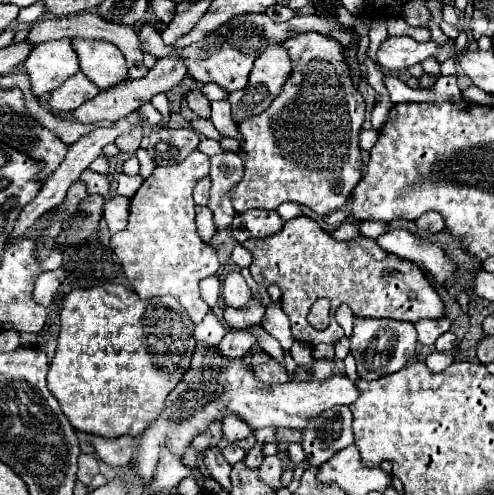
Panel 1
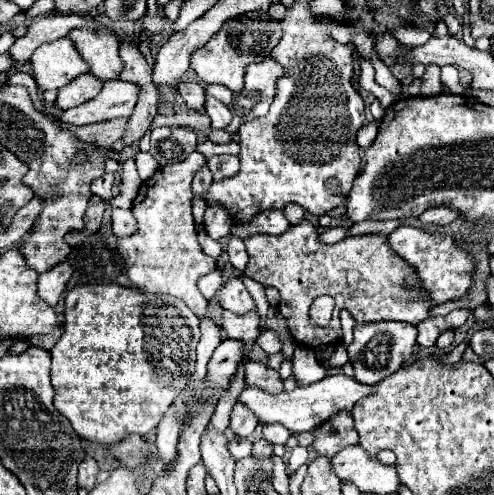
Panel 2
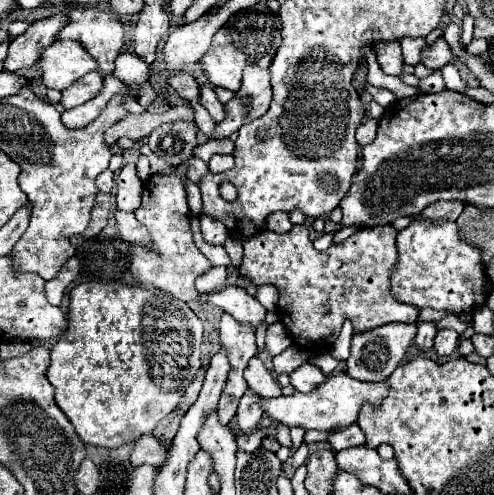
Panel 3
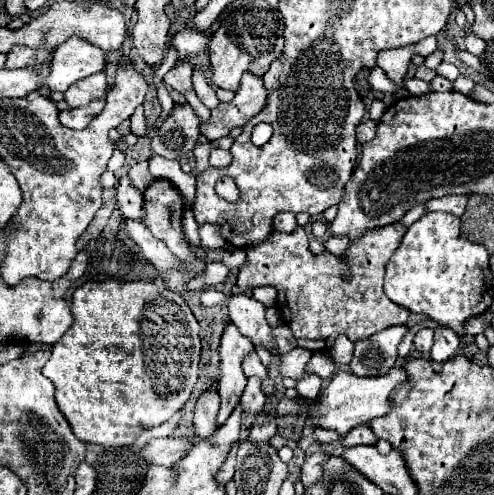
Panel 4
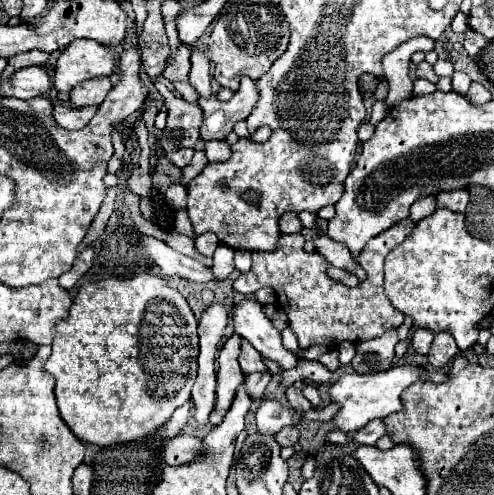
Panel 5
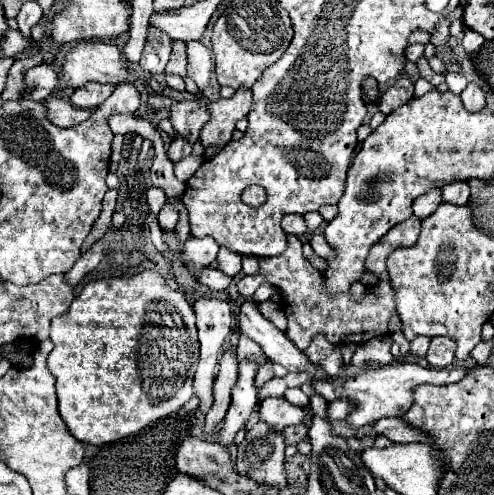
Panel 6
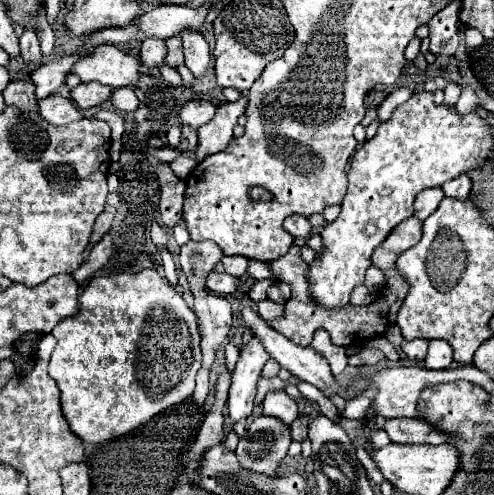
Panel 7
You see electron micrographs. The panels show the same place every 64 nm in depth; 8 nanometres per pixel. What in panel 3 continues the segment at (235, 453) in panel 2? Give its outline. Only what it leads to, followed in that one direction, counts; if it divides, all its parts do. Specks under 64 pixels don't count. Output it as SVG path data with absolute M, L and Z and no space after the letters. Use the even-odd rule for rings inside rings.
M260 430L254 432L254 434L238 434L236 436L236 446L238 446L240 452L254 452L254 450L258 450L260 440L262 440Z

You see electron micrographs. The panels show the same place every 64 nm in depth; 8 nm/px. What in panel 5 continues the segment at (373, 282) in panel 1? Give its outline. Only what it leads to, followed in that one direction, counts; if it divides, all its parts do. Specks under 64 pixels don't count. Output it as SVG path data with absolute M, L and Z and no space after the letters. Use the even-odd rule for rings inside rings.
M402 220L394 224L386 232L378 234L364 246L358 254L358 264L366 270L366 278L358 282L358 286L344 286L328 276L328 260L314 252L304 250L304 236L302 232L296 234L282 234L278 248L272 252L250 252L252 256L252 270L242 272L236 282L236 292L256 292L264 286L276 290L278 304L288 316L288 326L298 336L300 348L310 346L336 346L342 340L348 342L362 342L376 338L386 332L386 328L398 328L404 322L404 314L398 312L384 294L382 280L384 280L384 258L386 254L398 246L408 232L414 228L412 220Z

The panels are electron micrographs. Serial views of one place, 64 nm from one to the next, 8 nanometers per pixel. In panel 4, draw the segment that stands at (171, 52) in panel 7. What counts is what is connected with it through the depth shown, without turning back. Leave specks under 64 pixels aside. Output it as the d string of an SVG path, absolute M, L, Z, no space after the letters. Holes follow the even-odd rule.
M184 62L184 64L176 64L166 76L164 76L164 82L170 86L170 88L174 88L174 90L178 90L180 94L186 94L186 92L190 92L190 90L194 90L194 86L192 86L192 66L188 64L188 62Z

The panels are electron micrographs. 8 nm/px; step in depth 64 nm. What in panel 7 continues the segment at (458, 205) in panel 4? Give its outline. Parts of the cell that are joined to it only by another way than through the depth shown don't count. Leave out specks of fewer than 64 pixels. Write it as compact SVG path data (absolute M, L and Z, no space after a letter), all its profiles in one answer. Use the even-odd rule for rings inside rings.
M464 174L464 176L458 176L456 180L450 180L448 184L442 186L444 194L450 196L450 198L456 198L456 200L466 200L468 194L470 194L470 178Z

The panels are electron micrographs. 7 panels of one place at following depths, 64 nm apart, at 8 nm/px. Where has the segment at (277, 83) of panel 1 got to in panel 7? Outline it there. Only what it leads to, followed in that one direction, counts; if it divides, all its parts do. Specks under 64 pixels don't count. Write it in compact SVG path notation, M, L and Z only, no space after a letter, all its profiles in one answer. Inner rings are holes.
M242 94L236 102L222 102L216 106L214 118L198 130L198 148L196 158L202 162L206 156L216 154L228 146L232 140L232 130L238 118L246 112L248 98Z

